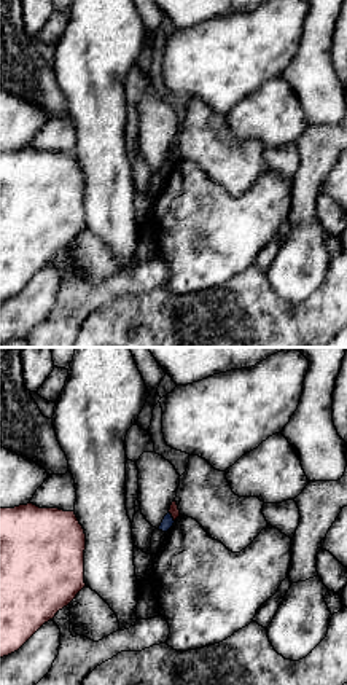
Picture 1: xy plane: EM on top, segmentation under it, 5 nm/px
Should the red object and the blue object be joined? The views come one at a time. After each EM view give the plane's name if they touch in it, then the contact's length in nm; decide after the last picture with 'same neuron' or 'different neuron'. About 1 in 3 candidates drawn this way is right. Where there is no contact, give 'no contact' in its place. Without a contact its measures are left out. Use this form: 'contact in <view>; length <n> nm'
contact in xy; length 60 nm

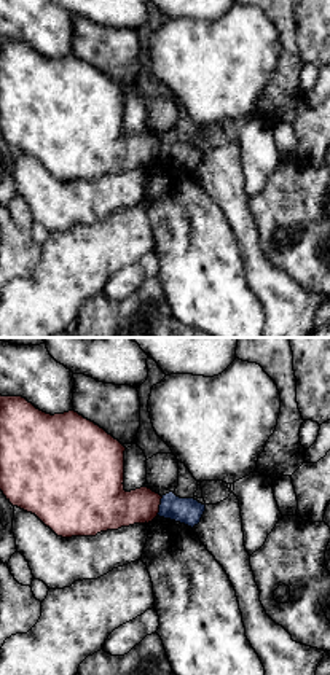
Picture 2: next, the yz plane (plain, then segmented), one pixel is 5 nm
contact in yz; length 100 nm

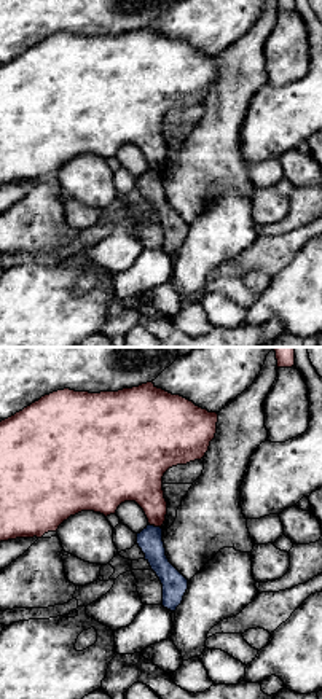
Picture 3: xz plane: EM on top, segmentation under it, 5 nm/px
contact in xz; length 70 nm

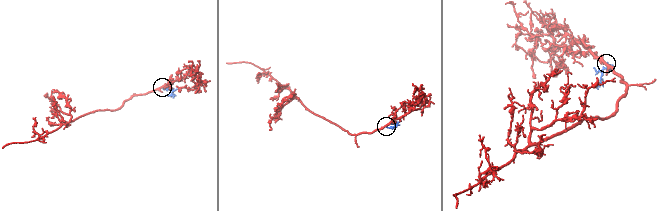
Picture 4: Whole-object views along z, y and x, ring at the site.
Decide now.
different neuron

